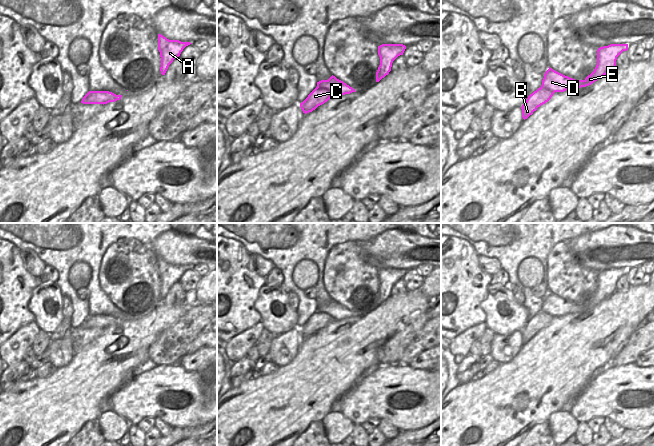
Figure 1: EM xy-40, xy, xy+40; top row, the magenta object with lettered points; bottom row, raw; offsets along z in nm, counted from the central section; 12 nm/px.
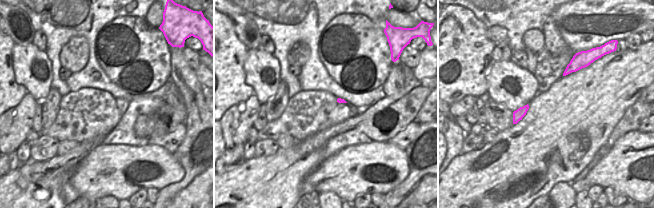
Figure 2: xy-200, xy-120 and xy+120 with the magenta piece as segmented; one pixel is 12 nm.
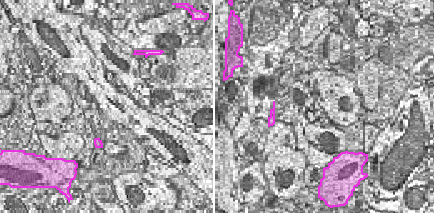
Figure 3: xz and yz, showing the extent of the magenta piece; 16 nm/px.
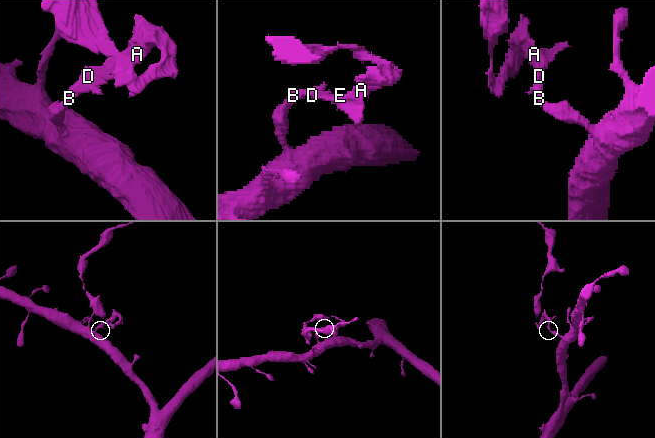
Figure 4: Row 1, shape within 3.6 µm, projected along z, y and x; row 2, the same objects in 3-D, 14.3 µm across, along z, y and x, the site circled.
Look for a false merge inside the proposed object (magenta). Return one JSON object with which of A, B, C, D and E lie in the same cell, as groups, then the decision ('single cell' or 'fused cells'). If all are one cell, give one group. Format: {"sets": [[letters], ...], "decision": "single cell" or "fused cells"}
{"sets": [["A", "D", "E"], ["B", "C"]], "decision": "fused cells"}

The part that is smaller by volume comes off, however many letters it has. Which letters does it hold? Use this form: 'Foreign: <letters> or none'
Foreign: A, D, E.

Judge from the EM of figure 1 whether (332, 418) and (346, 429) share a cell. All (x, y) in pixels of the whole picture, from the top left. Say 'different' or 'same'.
same

